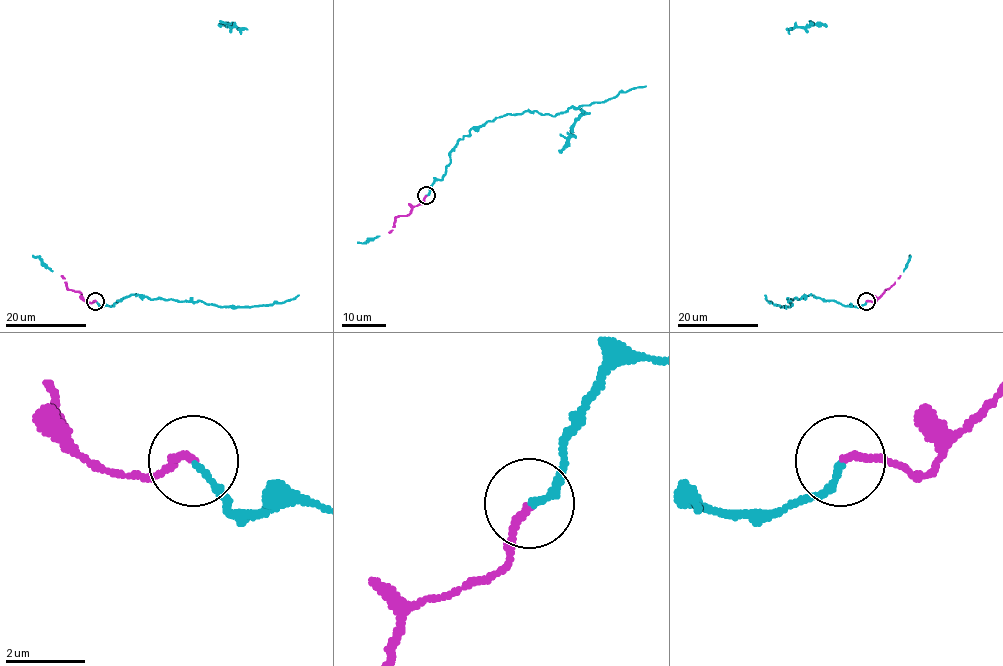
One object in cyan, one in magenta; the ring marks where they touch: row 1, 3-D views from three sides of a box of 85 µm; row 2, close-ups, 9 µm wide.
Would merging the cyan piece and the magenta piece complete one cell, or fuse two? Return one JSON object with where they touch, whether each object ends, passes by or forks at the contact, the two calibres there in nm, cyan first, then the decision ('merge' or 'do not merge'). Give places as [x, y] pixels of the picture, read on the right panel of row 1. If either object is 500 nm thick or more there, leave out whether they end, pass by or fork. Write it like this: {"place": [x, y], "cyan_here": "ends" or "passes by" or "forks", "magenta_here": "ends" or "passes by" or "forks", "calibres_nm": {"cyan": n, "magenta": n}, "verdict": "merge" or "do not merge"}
{"place": [866, 301], "cyan_here": "ends", "magenta_here": "ends", "calibres_nm": {"cyan": 150, "magenta": 200}, "verdict": "merge"}

